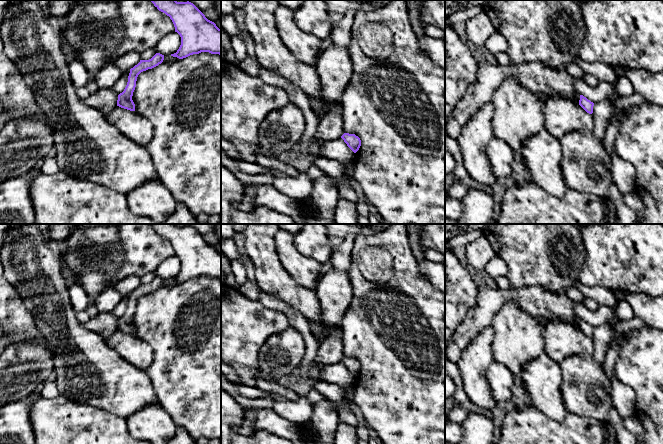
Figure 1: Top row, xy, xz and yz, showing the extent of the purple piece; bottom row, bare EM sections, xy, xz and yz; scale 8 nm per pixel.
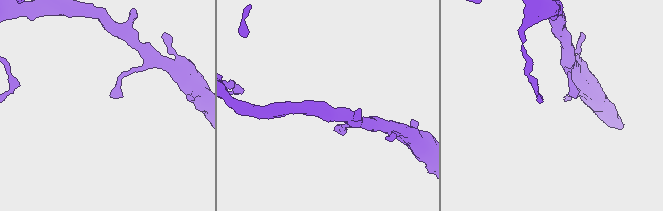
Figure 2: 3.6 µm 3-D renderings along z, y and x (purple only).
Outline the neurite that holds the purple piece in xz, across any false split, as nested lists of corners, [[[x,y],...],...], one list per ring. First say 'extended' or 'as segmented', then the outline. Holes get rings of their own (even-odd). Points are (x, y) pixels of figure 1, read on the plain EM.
as segmented | [[[344,357],[341,362],[354,377],[359,374],[361,370],[361,364],[358,360],[355,358]]]

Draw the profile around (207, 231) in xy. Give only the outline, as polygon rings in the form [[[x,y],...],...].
[[[189,224],[189,226],[193,227],[208,244],[215,248],[220,244],[214,224]]]

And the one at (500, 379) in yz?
[[[493,360],[487,369],[487,382],[492,398],[498,404],[512,400],[514,378],[505,365]]]

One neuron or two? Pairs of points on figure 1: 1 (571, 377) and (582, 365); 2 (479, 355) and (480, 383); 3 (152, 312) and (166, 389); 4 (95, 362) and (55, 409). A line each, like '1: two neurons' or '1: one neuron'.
1: one neuron
2: one neuron
3: one neuron
4: two neurons

